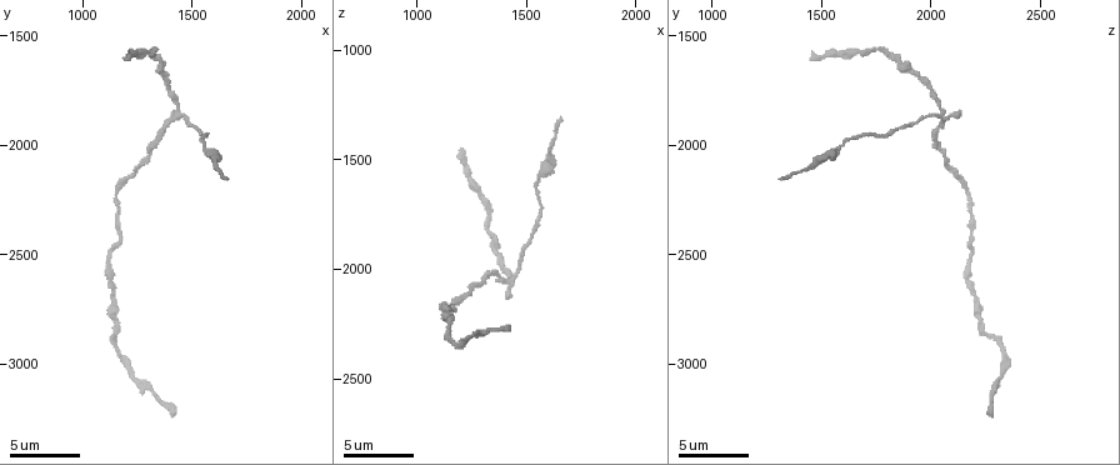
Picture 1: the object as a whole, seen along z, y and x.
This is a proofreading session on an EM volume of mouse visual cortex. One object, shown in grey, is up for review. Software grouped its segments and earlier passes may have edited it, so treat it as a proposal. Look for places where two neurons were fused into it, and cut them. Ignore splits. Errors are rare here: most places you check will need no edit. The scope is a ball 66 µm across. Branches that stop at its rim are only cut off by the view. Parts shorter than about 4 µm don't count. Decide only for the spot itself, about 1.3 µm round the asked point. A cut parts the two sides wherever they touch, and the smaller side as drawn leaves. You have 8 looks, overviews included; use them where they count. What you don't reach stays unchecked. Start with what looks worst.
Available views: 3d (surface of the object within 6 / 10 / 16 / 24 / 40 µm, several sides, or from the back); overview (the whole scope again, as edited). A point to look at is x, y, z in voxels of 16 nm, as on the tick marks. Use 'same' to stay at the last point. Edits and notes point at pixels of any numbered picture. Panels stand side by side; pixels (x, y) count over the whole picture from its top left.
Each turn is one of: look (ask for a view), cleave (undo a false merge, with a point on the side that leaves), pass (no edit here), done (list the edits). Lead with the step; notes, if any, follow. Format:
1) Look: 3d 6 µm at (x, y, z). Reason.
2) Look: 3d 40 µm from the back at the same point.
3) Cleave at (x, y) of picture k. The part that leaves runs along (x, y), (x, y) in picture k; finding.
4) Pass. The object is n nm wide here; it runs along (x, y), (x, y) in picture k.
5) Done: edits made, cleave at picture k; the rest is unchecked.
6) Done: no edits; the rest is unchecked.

Look: 3d 10 µm at (1430, 1850, 2050). Four or more arms meet.

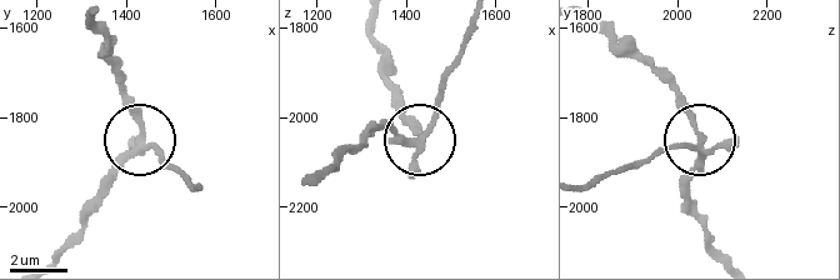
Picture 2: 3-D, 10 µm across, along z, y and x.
Cleave at (155, 150) of picture 2. The object is 210 nm wide here; the part that leaves runs along (139, 149), (153, 149), (196, 184) in picture 2; two neurons meet here.

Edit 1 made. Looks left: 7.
Look: overview.

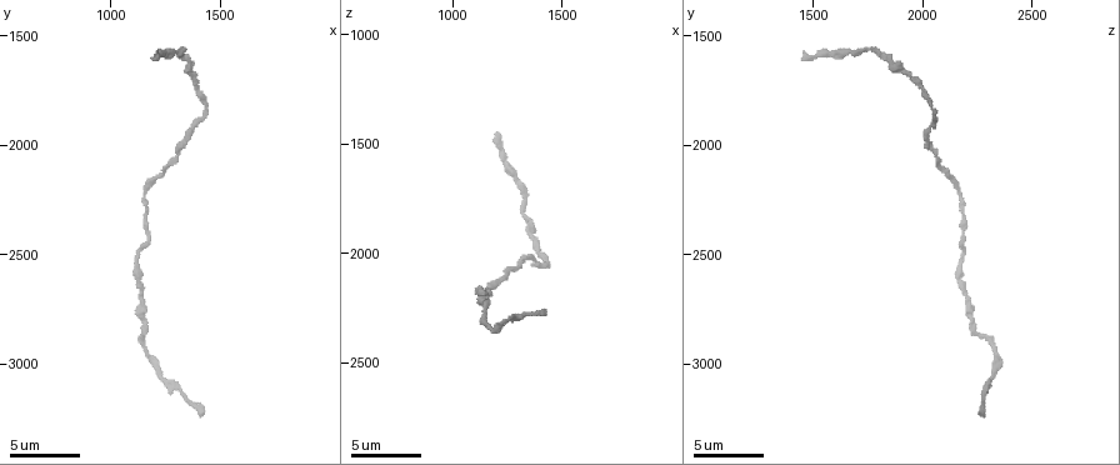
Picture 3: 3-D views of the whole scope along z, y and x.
Look: 3d 10 µm at (1230, 1570, 1560). Calibre changes.

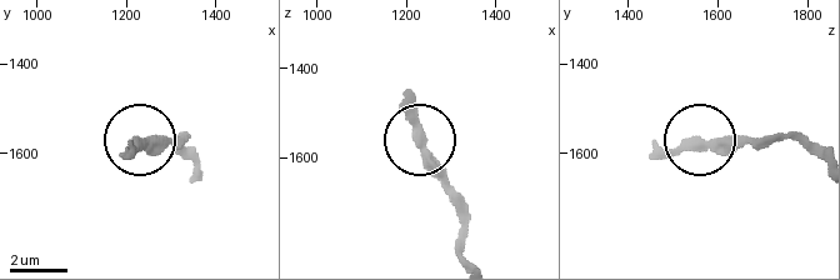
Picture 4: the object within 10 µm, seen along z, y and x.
Pass. Continuous, no second neuron.

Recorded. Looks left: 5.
Look: 3d 6 µm at (1140, 2840, 2240). Calibre changes.

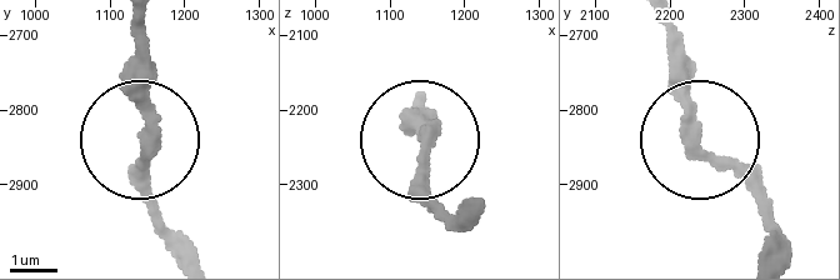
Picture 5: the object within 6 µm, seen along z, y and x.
Pass. The object is 280 nm wide here; it runs along (139, 24), (139, 191), (151, 224) in picture 5; continuous, no second neuron.

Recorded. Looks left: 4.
Look: 3d 10 µm at (1130, 2520, 2170). Sudden change in width.

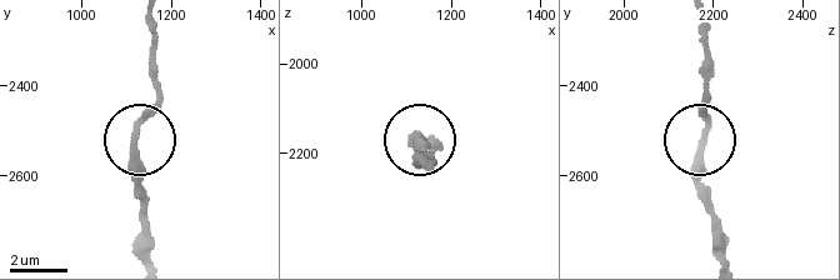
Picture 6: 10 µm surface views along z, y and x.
Pass. It runs along (151, 20), (159, 99), (136, 135), (144, 211) in picture 6; continuous, no second neuron.

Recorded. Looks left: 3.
Done: edits made, cleave at picture 2; the rest is unchecked.

